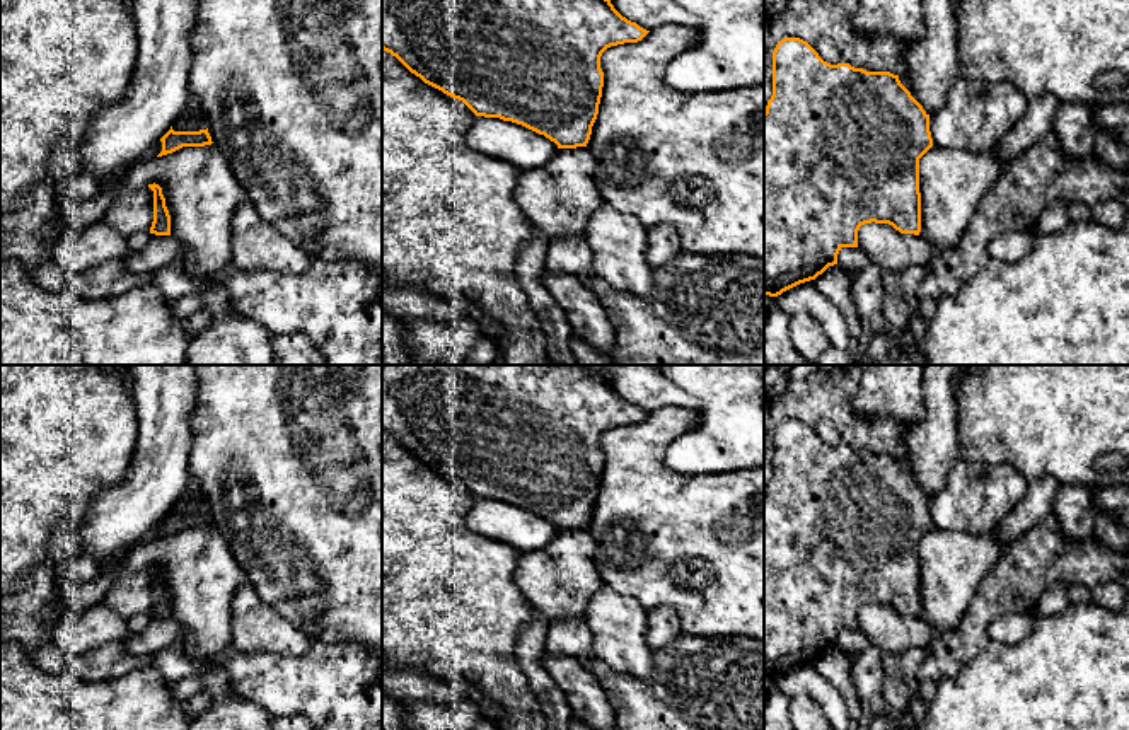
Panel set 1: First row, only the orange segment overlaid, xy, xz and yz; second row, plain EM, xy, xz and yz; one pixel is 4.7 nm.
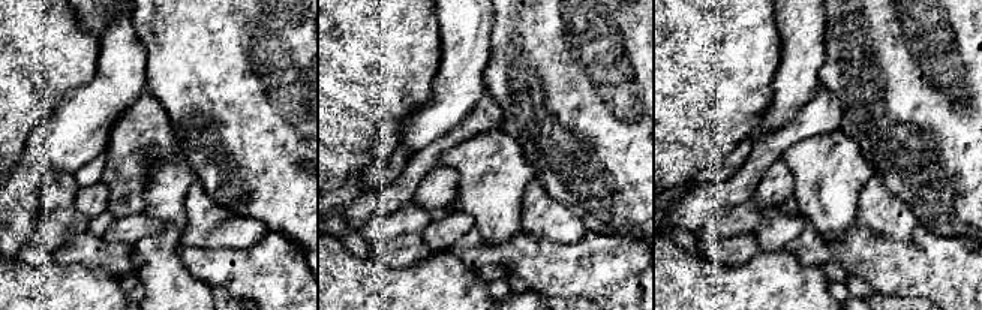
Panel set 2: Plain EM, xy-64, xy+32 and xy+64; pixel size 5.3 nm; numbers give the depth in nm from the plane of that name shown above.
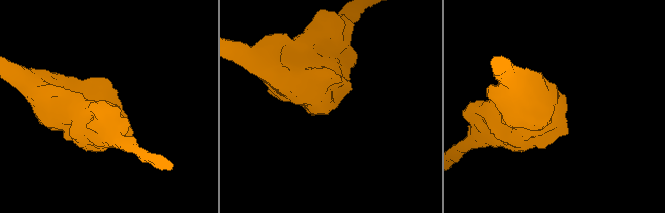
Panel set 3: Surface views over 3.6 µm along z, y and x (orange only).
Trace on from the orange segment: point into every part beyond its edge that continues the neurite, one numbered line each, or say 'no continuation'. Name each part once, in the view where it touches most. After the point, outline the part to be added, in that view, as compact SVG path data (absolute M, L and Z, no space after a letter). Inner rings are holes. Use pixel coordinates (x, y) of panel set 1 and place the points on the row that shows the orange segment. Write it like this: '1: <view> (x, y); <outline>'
no continuation

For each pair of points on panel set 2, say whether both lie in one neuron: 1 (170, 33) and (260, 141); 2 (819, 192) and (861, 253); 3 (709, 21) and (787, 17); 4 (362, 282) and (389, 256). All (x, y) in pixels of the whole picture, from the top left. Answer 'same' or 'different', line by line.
1: same
2: different
3: different
4: different

